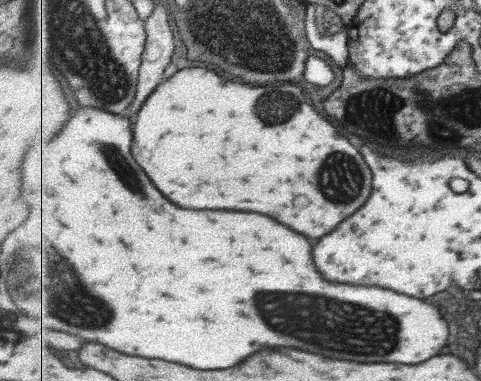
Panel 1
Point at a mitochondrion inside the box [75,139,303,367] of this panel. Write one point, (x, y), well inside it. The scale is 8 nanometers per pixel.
(114, 158)

